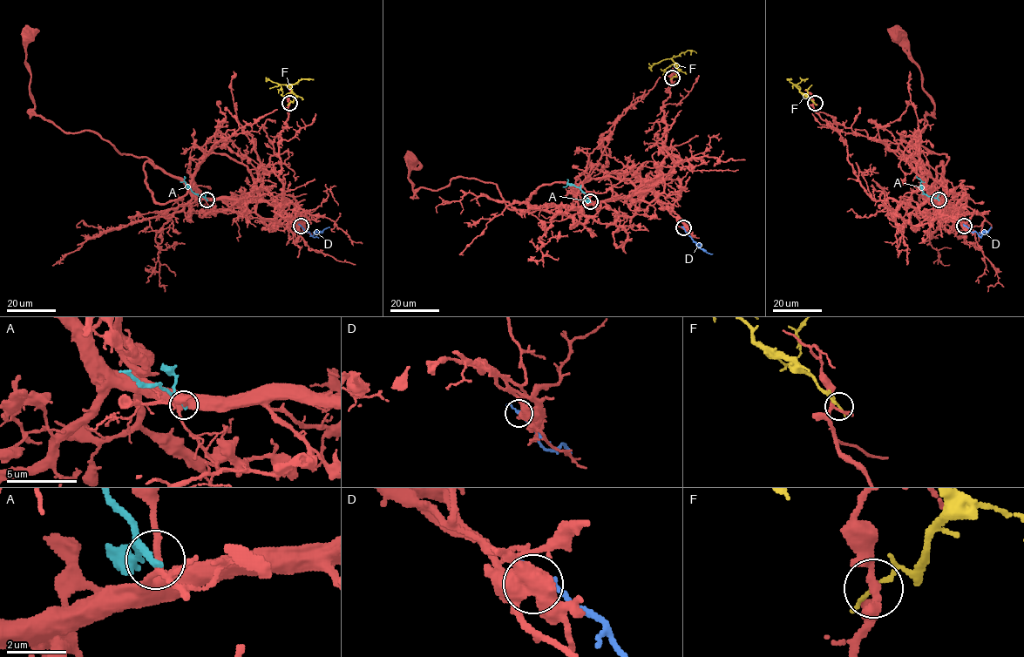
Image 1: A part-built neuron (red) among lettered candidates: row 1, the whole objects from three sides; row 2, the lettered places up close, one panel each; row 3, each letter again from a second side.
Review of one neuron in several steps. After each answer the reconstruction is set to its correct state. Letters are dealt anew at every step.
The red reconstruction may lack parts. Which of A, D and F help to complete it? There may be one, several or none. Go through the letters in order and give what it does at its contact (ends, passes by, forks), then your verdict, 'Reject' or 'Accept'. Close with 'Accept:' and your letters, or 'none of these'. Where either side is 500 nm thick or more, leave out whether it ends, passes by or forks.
A: It ends there. Reject
D: Reject
F: It ends there. Reject
Accept: none of these

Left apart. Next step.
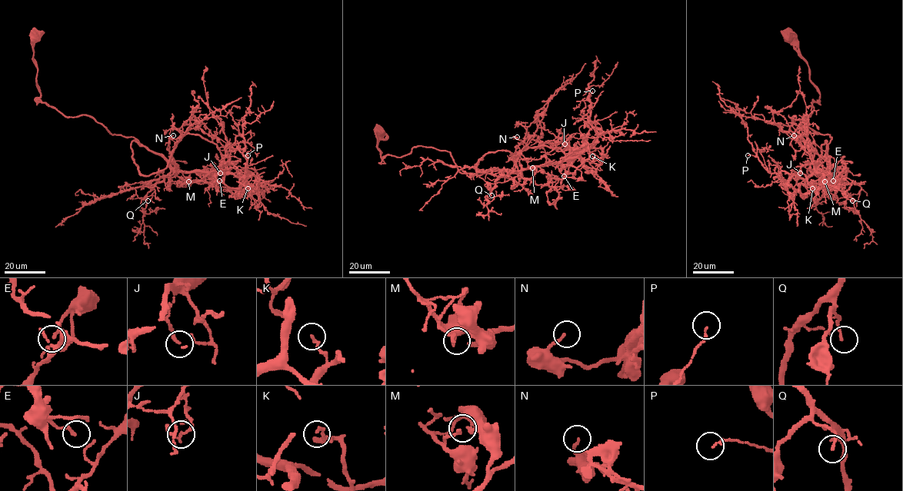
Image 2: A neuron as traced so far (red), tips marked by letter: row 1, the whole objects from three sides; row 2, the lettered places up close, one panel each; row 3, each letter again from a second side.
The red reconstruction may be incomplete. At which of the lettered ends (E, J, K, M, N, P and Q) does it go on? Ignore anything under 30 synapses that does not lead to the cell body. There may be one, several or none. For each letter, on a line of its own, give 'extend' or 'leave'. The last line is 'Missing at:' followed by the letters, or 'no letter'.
E: leave
J: leave
K: leave
M: leave
N: leave
P: leave
Q: leave
Missing at: no letter

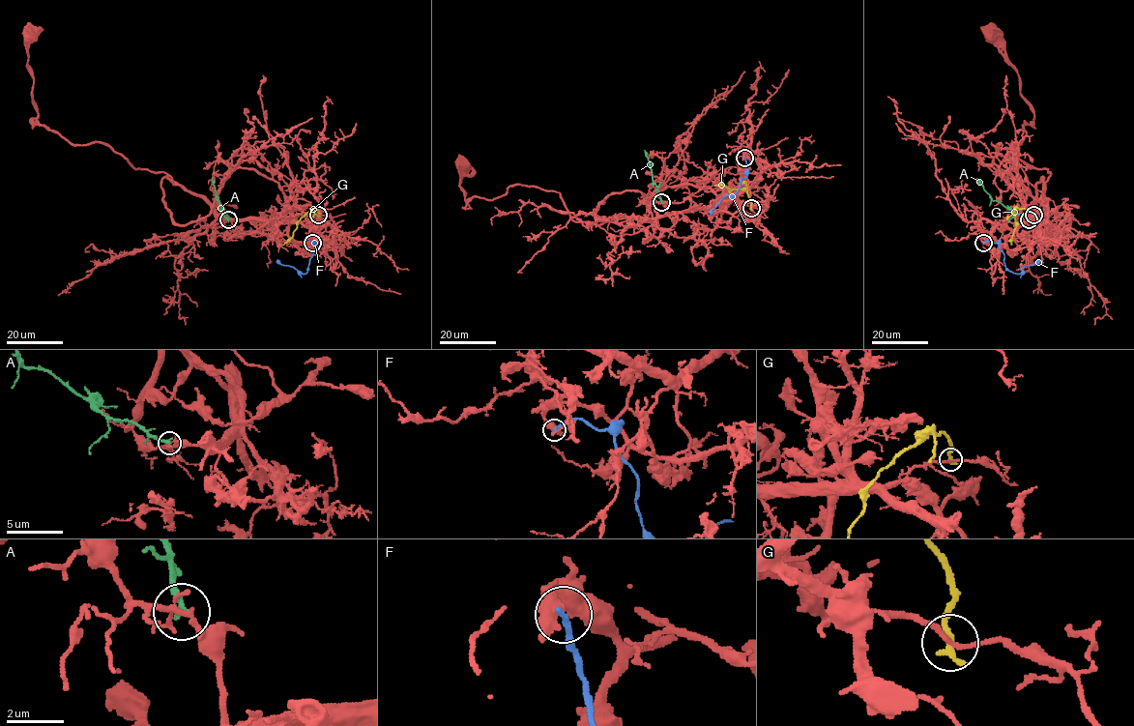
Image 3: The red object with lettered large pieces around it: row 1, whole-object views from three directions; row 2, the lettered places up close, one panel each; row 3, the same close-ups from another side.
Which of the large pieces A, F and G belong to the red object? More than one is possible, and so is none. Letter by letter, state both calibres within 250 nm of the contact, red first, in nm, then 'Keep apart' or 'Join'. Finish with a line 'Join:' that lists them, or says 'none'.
A: Thickness 190 nm (red) against 240 nm. Keep apart
F: Thickness 440 nm (red) against 200 nm. Keep apart
G: Thickness 180 nm (red) against 280 nm. Keep apart
Join: none

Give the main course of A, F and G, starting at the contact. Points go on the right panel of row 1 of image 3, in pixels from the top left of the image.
A: (1029, 218), (993, 200), (976, 178)
F: (983, 243), (991, 240), (999, 244), (1005, 267), (1016, 274), (1022, 272), (1022, 267), (1040, 260)
G: (1033, 215), (1024, 209), (1016, 209), (1011, 245)

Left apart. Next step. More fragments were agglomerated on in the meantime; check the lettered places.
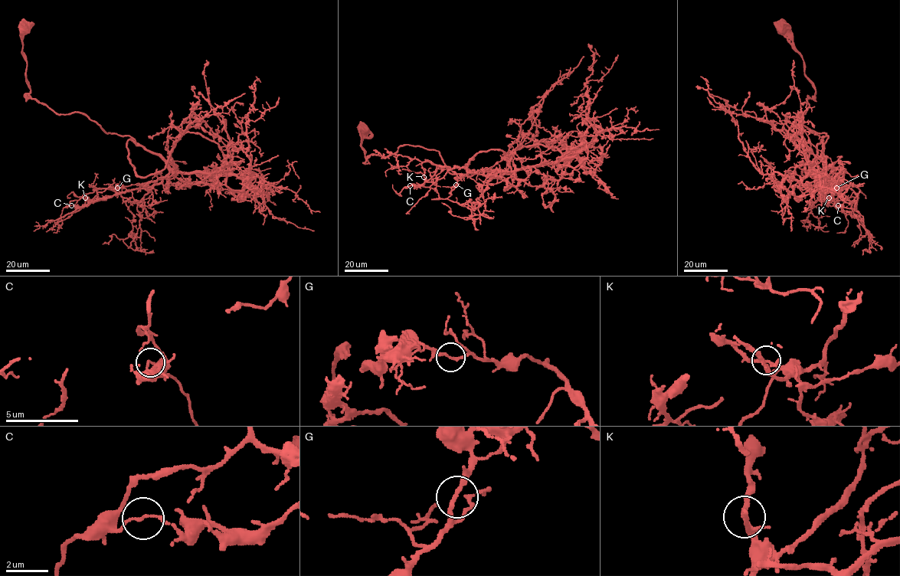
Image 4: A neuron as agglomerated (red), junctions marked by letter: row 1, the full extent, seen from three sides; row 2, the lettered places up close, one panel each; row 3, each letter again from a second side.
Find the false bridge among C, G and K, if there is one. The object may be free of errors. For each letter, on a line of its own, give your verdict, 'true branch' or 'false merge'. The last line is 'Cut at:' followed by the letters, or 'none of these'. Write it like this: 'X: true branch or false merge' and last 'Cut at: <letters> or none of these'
C: false merge
G: true branch
K: true branch
Cut at: C

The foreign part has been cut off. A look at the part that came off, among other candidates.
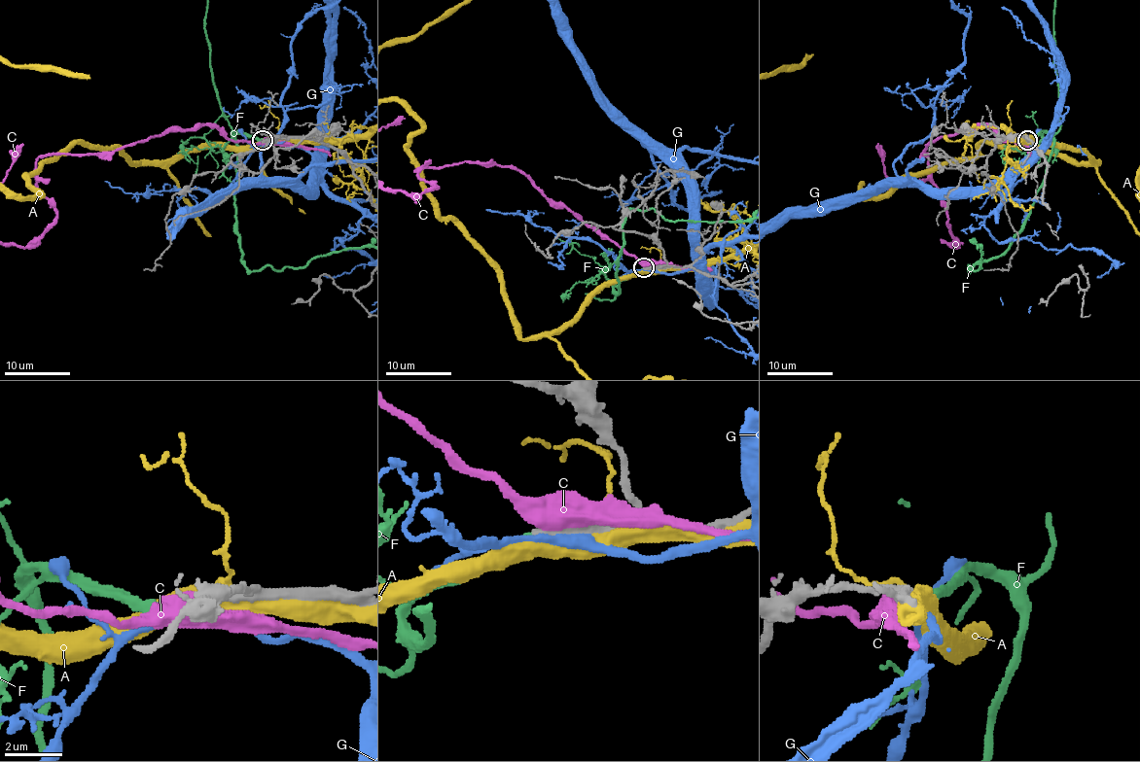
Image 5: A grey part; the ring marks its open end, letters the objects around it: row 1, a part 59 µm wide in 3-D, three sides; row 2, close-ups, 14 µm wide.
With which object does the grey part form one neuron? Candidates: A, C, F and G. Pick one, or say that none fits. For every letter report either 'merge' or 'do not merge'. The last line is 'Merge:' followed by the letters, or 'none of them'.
A: do not merge
C: do not merge
F: merge
G: do not merge
Merge: F

